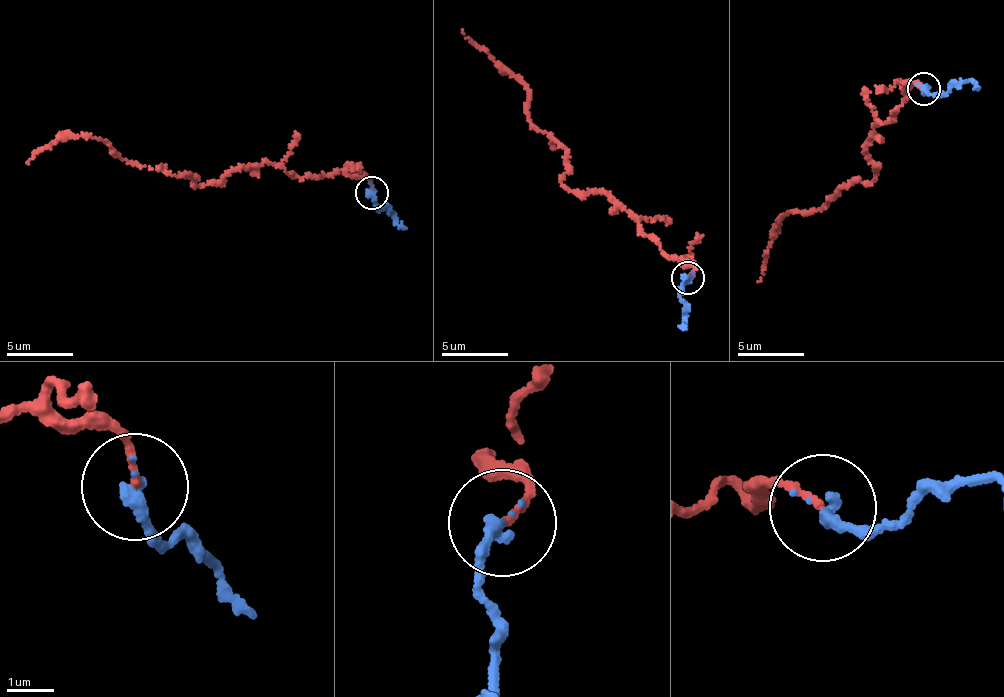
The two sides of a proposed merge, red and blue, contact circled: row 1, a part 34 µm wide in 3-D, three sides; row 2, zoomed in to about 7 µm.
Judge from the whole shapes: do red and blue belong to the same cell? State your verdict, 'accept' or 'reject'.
accept

